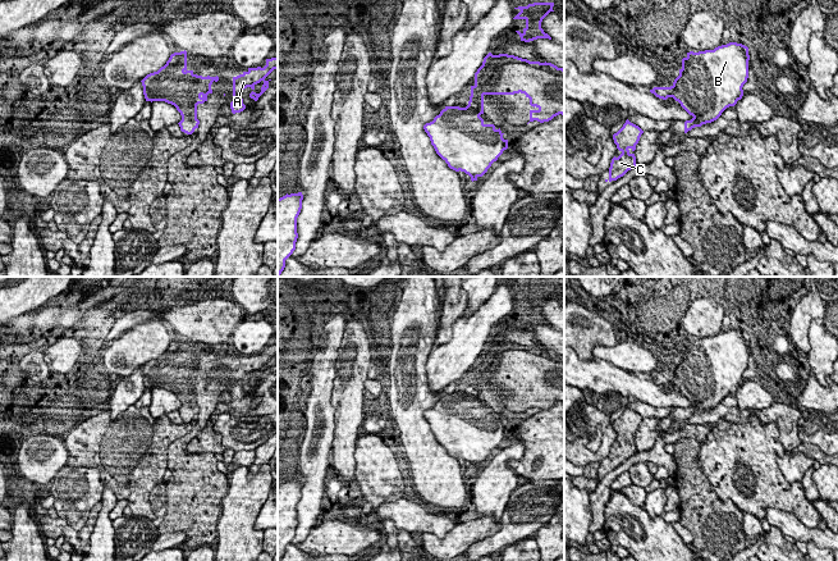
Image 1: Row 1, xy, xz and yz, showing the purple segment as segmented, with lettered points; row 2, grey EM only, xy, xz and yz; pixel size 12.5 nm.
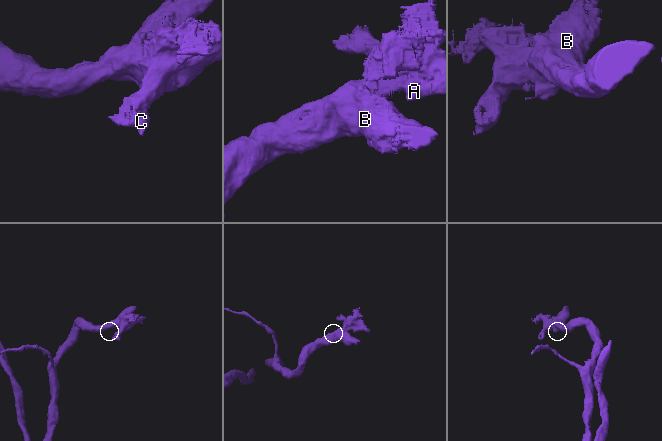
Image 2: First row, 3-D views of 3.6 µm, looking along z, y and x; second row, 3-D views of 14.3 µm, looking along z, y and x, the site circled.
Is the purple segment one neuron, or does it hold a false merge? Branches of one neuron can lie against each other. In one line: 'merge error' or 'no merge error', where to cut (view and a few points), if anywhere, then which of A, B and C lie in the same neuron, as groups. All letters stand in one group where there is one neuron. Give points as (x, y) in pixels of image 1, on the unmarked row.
no merge error | no cut | A B C

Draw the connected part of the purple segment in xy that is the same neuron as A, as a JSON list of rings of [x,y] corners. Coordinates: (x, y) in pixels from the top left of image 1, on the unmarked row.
[[[278,345],[266,346],[266,352],[264,355],[248,355],[247,359],[243,359],[242,361],[233,364],[233,388],[230,389],[232,400],[241,400],[246,396],[246,392],[243,391],[242,379],[244,375],[251,374],[255,377],[255,373],[264,369],[261,374],[261,379],[256,380],[252,378],[249,380],[249,384],[255,388],[258,387],[258,384],[269,375],[269,368],[265,365],[274,357],[278,356]]]

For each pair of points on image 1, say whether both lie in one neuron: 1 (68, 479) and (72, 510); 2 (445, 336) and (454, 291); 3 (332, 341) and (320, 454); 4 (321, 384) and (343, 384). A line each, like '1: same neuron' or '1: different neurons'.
1: same neuron
2: same neuron
3: same neuron
4: different neurons

